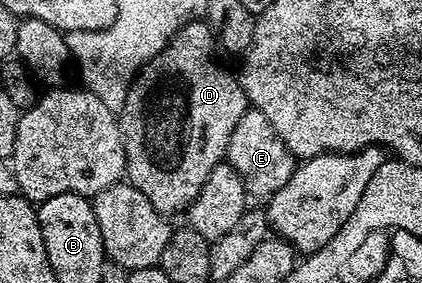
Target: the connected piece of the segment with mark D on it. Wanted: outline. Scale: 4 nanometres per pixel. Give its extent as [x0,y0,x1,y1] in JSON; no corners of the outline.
[117,19,249,214]

